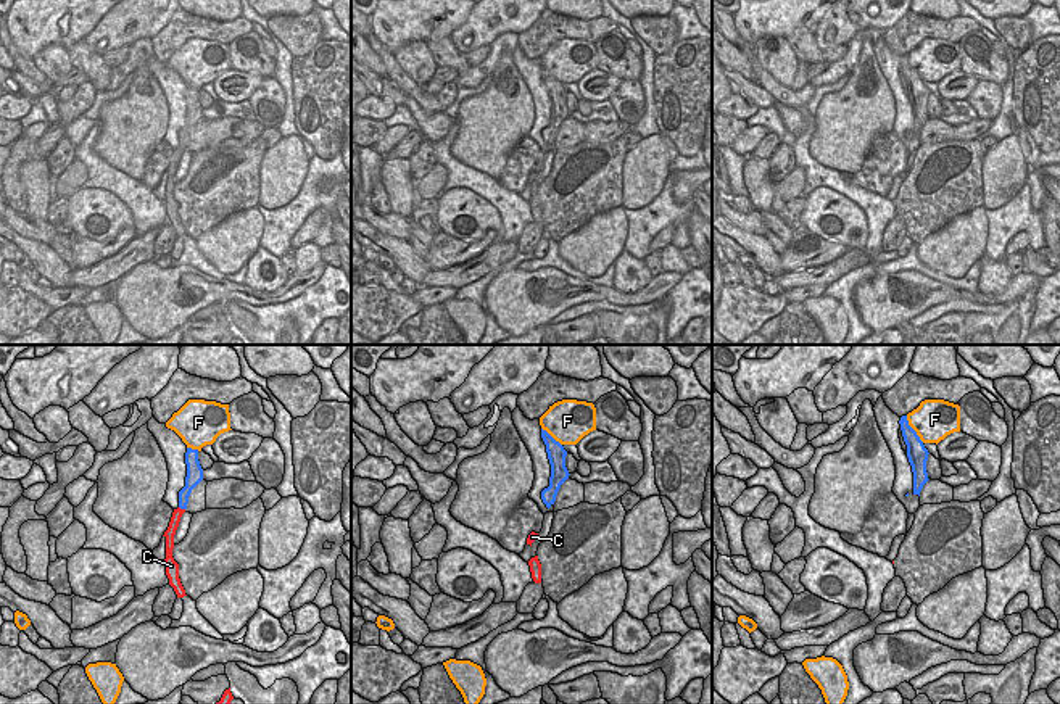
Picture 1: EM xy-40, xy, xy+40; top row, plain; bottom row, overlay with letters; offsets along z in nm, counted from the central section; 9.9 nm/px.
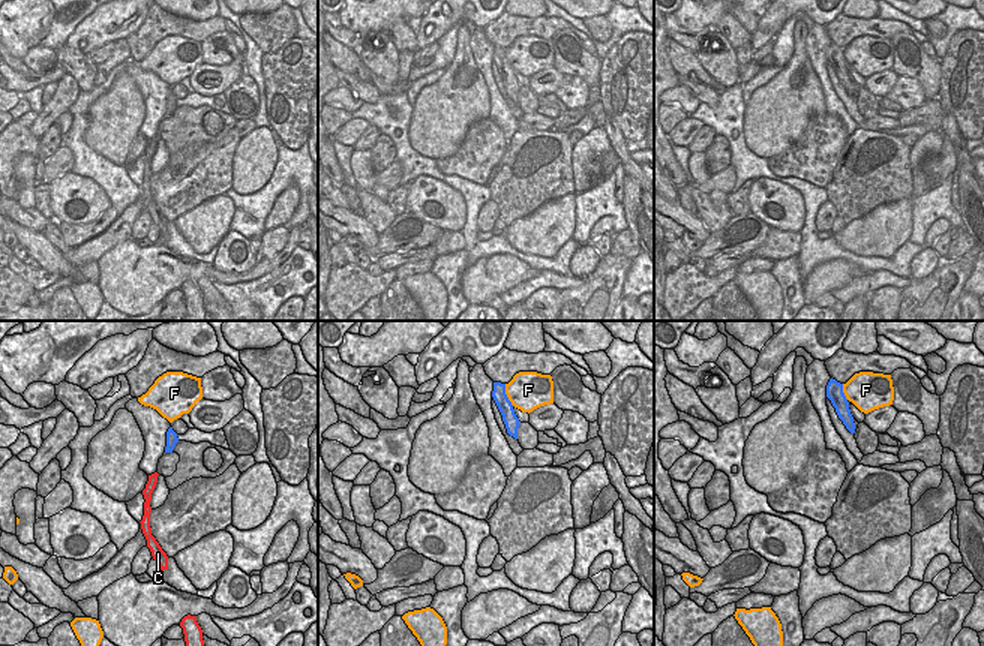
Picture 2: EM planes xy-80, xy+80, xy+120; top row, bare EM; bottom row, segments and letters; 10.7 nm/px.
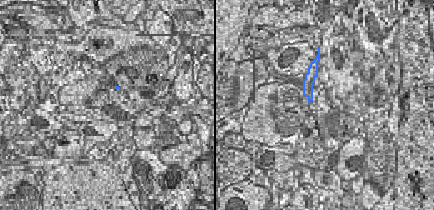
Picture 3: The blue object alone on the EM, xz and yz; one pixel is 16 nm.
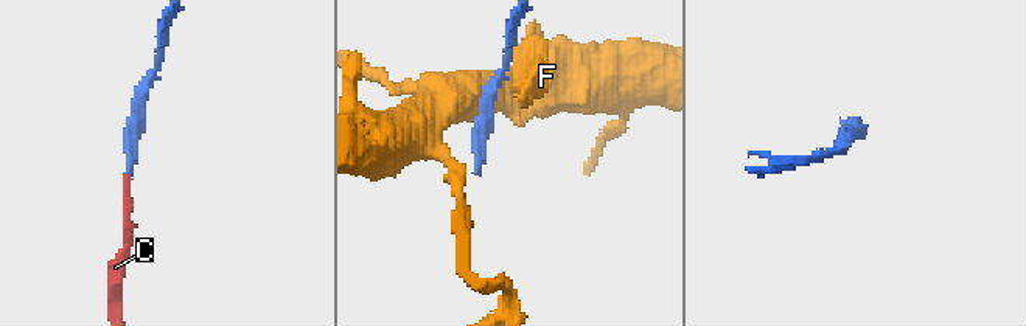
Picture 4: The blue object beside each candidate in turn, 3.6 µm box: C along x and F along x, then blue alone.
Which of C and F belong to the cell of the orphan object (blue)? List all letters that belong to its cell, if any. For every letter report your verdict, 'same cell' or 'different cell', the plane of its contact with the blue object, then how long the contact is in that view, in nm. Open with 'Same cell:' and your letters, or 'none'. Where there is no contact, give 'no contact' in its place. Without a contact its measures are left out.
Same cell: C
C: same cell; meets blue in xy-40; contact 70 nm long
F: different cell; meets blue in xy+40; contact 320 nm long

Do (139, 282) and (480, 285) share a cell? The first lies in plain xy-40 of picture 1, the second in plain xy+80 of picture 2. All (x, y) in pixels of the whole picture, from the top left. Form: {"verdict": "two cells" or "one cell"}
{"verdict": "one cell"}

